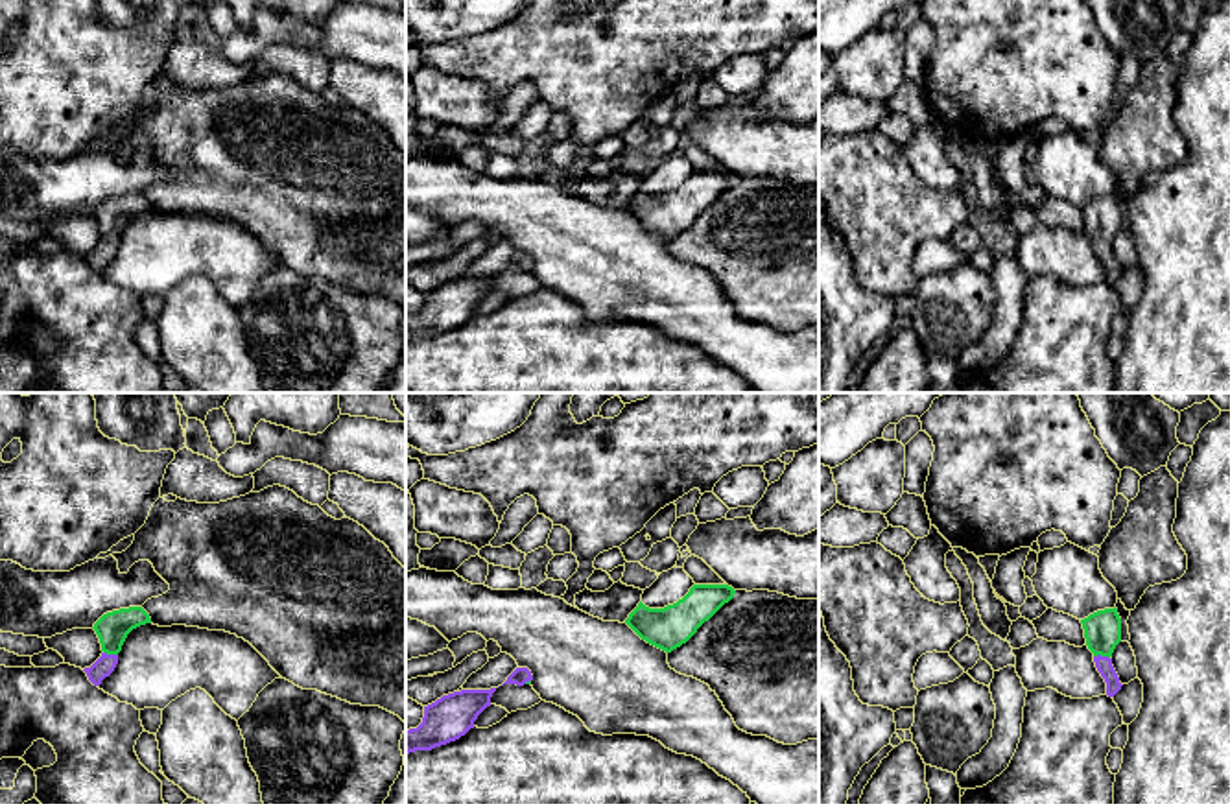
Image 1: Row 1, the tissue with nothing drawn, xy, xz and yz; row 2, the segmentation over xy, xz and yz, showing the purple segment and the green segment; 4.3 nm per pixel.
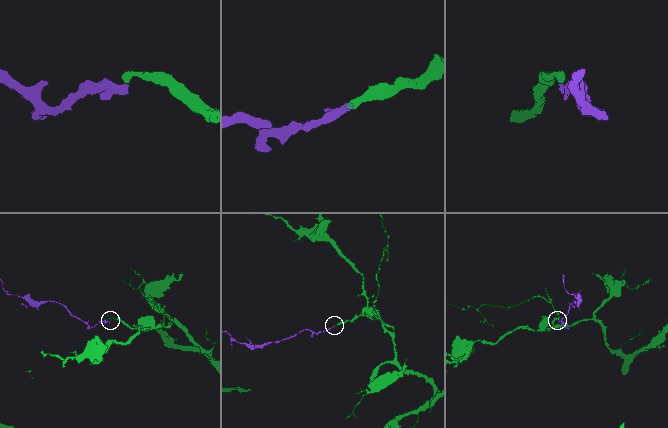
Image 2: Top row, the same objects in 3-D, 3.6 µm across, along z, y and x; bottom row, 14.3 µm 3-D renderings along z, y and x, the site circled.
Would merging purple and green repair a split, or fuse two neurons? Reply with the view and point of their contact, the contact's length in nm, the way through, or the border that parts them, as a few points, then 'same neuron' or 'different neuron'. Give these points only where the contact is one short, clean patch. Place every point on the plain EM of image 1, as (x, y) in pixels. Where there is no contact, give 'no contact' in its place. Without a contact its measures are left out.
yz (1099, 242) | 70 nm | across yz (1103, 251), (1099, 242), (1101, 216) | same neuron

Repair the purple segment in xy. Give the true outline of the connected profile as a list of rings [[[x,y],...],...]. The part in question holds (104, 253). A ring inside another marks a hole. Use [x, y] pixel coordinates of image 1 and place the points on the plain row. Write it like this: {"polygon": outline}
{"polygon": [[[142,194],[107,199],[94,210],[92,216],[100,225],[103,240],[90,254],[83,256],[94,273],[100,273],[114,258],[127,221],[146,210],[151,210],[151,205]]]}

